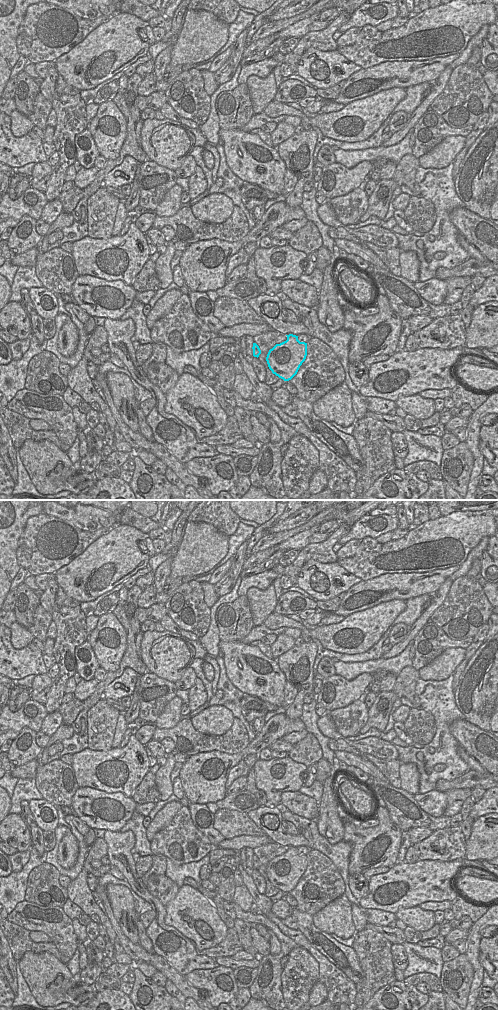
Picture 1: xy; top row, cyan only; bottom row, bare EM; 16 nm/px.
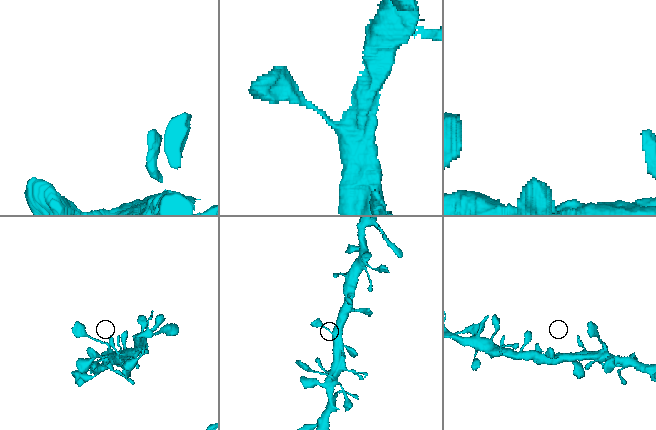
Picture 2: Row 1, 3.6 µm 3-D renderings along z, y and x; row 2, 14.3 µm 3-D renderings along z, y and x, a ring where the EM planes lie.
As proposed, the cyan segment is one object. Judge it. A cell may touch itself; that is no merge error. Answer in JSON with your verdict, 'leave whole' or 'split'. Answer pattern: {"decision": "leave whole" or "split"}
{"decision": "leave whole"}

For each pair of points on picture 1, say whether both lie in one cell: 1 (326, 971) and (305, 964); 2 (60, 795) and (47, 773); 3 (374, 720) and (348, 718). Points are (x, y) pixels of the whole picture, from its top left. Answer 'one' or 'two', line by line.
1: two
2: one
3: two

